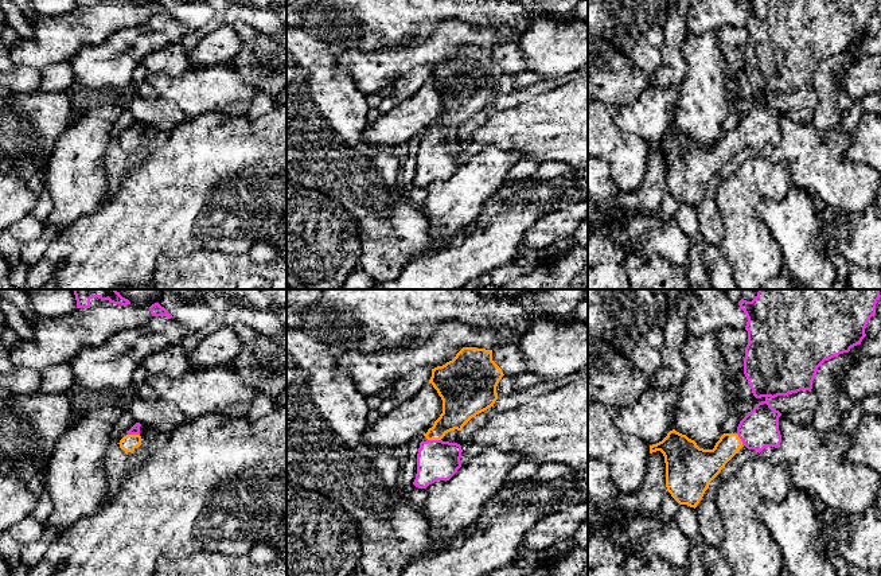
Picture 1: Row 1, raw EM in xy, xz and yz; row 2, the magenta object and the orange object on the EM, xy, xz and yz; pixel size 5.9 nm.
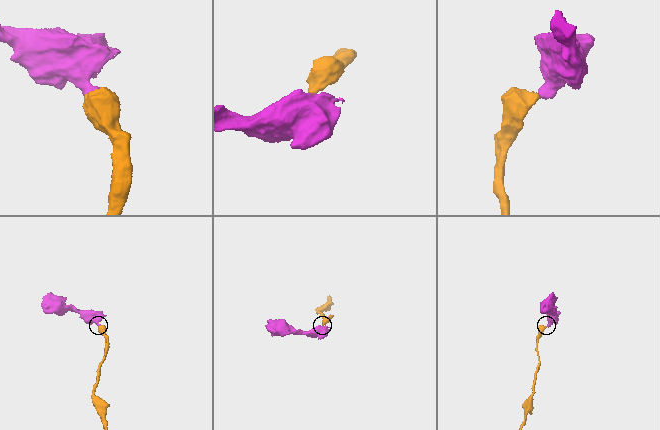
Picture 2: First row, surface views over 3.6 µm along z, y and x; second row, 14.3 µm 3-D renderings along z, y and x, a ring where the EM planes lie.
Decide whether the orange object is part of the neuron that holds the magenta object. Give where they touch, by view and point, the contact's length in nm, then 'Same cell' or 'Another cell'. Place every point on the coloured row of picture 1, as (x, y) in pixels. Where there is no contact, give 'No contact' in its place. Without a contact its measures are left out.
Touches magenta at xz (435, 440). Shared border 80 nm. Same cell

